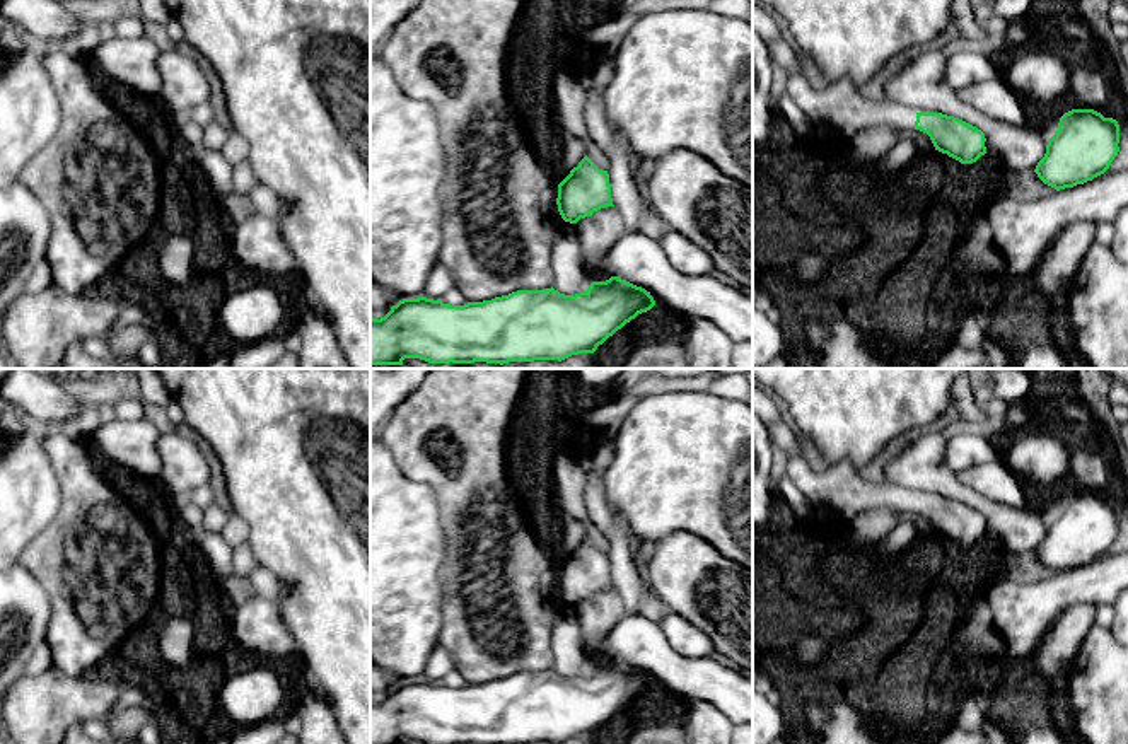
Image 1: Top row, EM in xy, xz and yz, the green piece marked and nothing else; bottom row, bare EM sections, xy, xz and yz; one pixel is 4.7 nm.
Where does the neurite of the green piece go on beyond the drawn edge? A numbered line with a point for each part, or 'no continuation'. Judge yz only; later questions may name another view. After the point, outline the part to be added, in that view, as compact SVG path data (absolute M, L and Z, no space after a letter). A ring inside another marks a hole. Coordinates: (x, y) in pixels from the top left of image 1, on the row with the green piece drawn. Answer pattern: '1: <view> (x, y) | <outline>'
1: yz (842, 106) | M787 73L785 87L814 126L831 126L843 140L863 128L896 126L904 135L915 128L916 111L889 101L869 101L848 77L816 90L804 75Z

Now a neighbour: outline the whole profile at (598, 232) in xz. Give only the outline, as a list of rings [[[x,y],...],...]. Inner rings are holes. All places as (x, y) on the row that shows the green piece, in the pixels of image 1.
[[[606,206],[580,218],[575,224],[575,232],[582,249],[584,270],[594,276],[601,271],[604,254],[626,234],[626,225],[614,206]]]

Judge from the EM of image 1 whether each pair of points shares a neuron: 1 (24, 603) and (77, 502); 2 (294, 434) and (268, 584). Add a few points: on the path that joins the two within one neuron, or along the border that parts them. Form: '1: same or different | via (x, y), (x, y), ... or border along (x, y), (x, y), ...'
1: different | border along (21, 562), (46, 592), (50, 616)
2: different | border along (256, 563), (268, 569), (285, 589), (279, 603)

